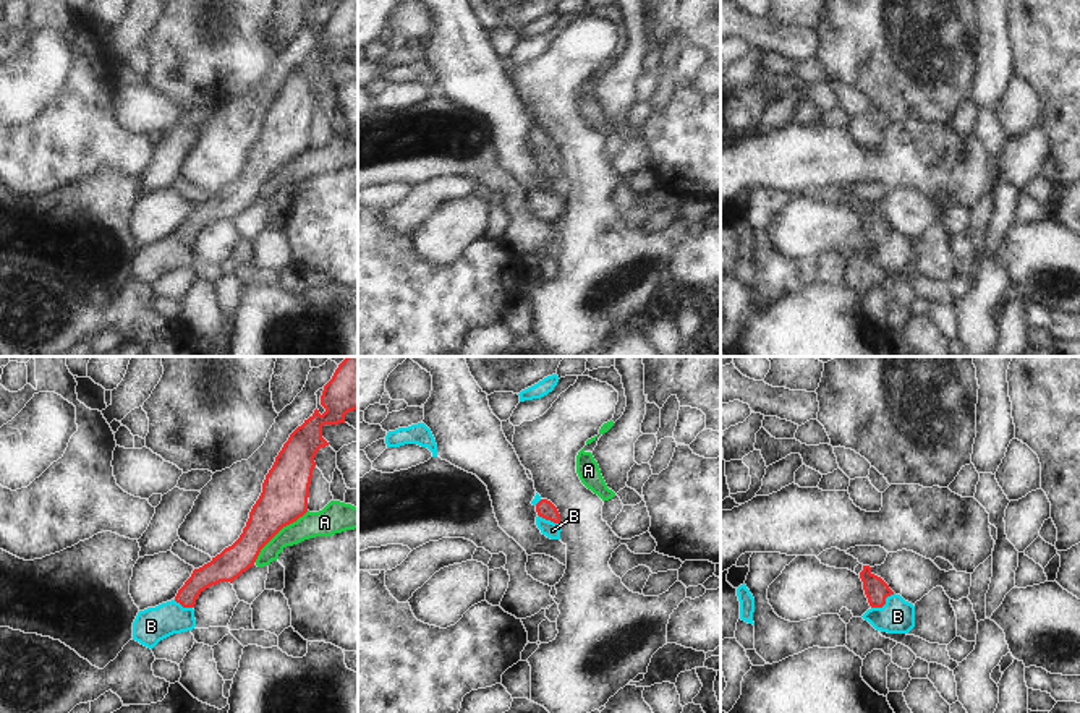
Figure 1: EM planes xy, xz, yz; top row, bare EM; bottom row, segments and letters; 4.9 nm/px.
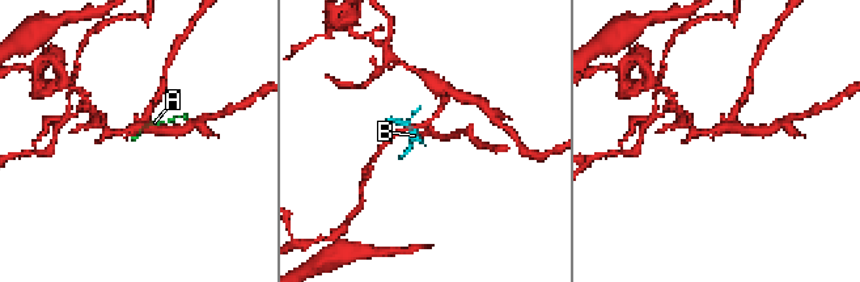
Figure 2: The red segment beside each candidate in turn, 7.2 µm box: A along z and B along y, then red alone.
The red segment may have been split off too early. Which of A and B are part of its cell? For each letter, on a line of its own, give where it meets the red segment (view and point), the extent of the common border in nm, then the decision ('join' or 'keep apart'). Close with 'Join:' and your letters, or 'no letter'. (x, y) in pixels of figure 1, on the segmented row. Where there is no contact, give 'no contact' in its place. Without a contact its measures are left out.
A: contact xy (279, 530); length 380 nm; keep apart
B: contact yz (884, 603); length 140 nm; join
Join: B

